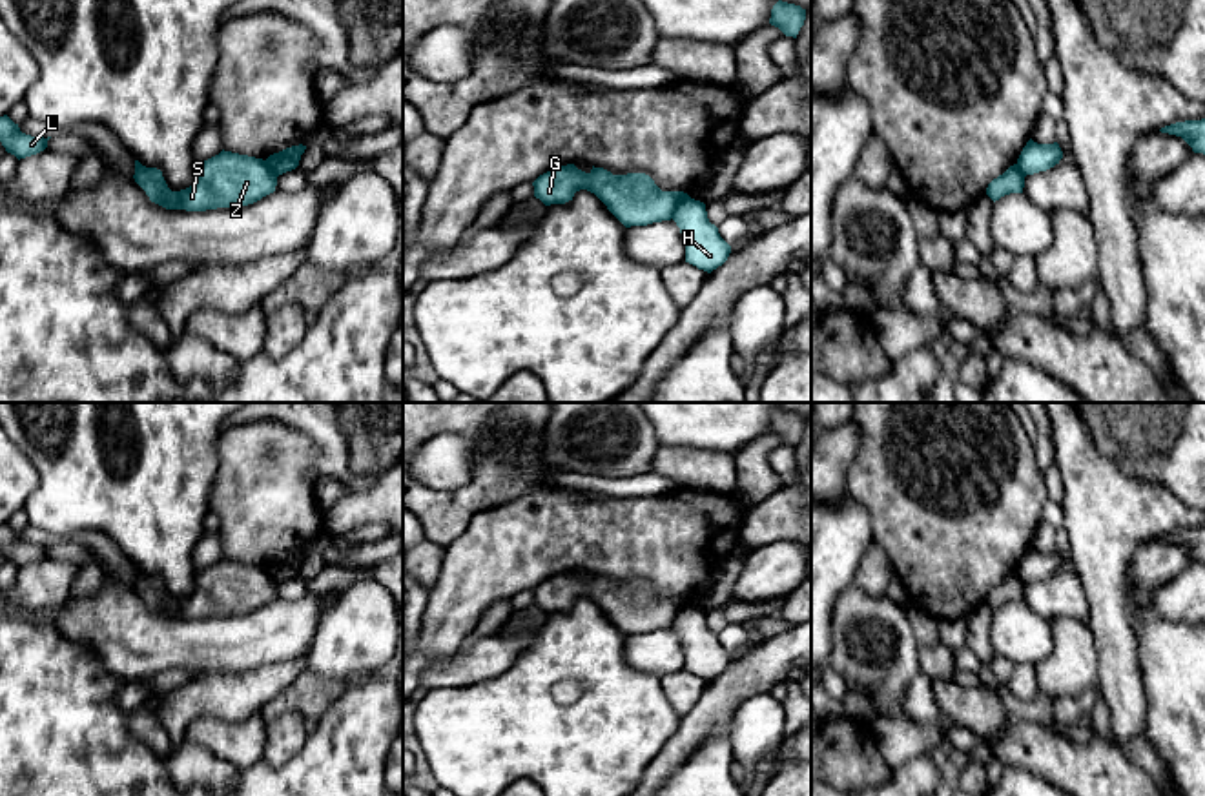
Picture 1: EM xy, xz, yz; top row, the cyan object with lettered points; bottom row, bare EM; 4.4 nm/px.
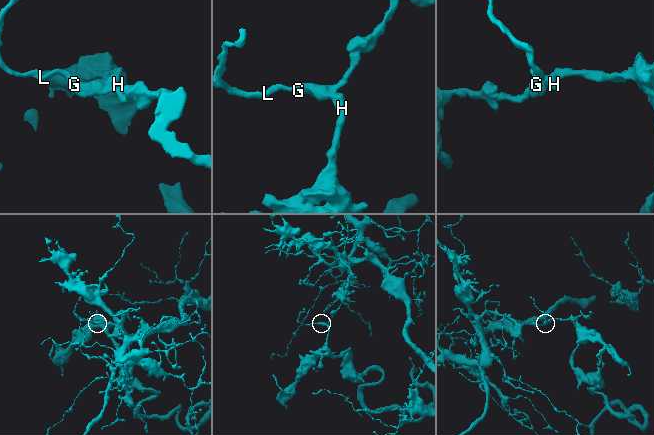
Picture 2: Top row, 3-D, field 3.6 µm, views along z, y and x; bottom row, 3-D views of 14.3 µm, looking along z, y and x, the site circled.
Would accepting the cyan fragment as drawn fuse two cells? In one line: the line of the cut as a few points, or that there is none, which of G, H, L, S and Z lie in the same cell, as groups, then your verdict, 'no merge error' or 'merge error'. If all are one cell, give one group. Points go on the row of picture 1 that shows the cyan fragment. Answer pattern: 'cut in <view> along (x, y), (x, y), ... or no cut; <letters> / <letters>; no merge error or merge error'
cut in xz along (688, 195), (671, 217); G L S Z / H; merge error

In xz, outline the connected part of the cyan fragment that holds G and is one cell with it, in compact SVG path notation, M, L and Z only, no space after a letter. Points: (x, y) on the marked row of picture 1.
M574 164L554 168L534 182L534 197L545 206L565 204L574 193L594 193L607 209L625 226L647 226L671 220L676 206L689 195L684 191L662 191L645 173L613 175L603 168L585 173Z

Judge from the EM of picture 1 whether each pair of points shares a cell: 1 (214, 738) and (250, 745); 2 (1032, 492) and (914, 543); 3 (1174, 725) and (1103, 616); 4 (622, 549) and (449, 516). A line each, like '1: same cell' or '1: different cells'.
1: same cell
2: same cell
3: different cells
4: different cells

